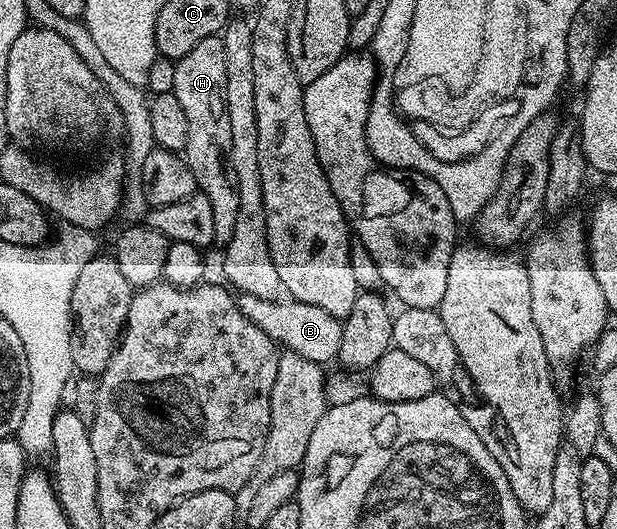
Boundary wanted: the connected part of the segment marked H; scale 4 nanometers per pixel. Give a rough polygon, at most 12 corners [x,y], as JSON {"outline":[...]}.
{"outline":[[220,35],[175,60],[190,124],[184,160],[223,245],[238,225],[226,49]]}

